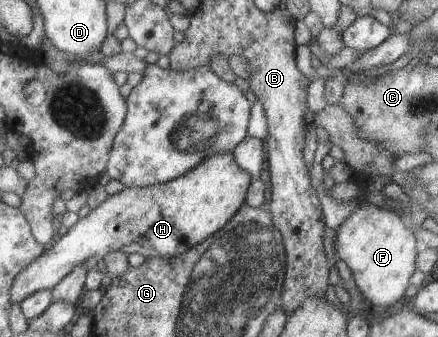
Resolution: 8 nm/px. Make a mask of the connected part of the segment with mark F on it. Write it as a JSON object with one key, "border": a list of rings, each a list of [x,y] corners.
{"border":[[[358,200],[357,207],[336,229],[336,256],[348,264],[356,286],[374,306],[397,308],[404,305],[404,292],[417,269],[416,259],[421,244],[404,217],[367,202]]]}

